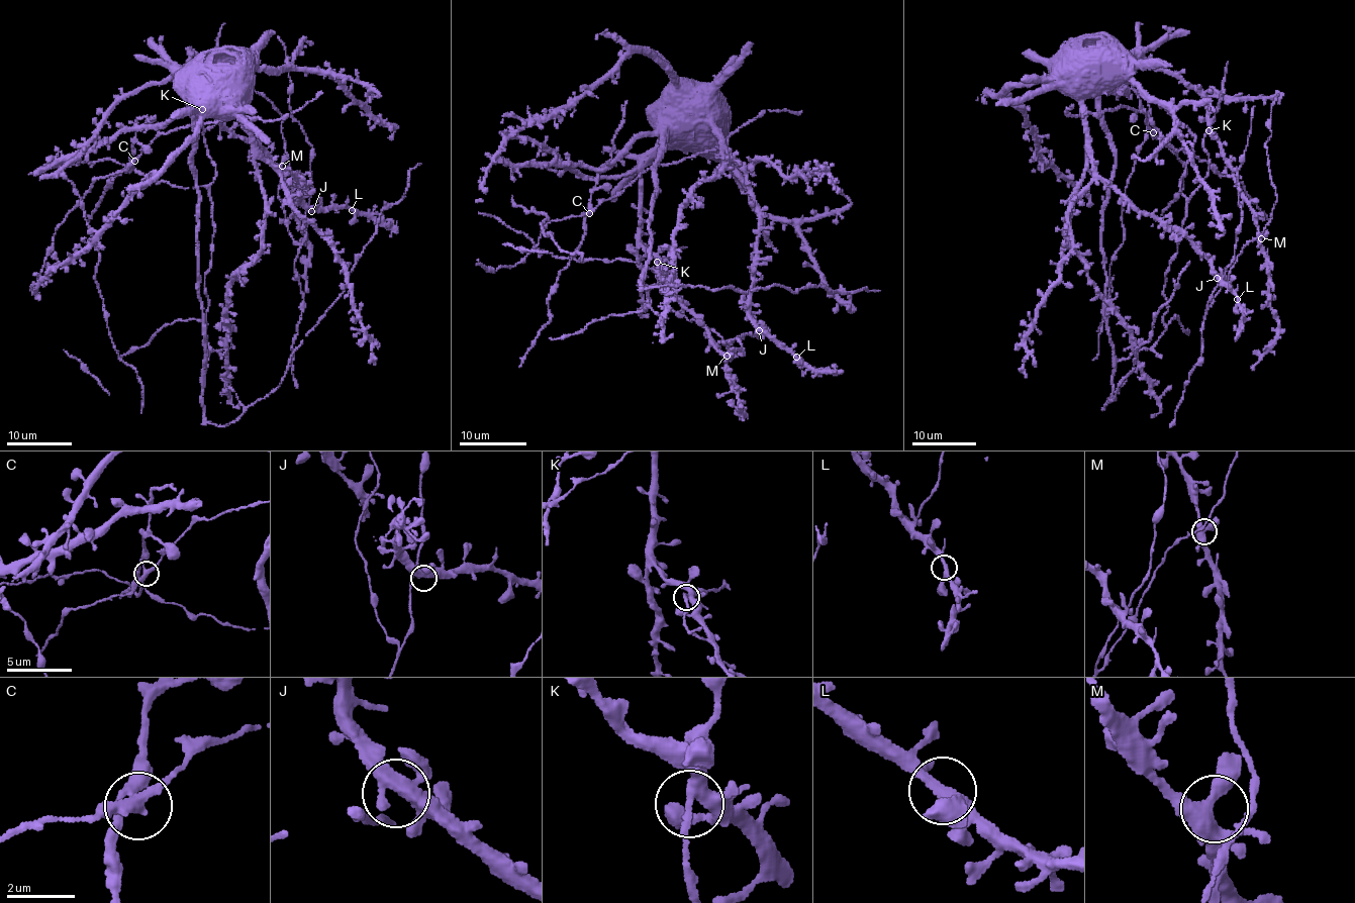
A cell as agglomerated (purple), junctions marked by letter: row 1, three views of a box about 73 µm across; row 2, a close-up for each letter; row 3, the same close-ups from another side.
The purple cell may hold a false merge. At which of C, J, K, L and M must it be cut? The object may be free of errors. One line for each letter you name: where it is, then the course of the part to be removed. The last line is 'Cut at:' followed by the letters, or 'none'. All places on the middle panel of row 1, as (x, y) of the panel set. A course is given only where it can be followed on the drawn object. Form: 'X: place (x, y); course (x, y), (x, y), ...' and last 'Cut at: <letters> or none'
C: place (589, 213); course (589, 213), (585, 215), (584, 237), (560, 273), (556, 290), (548, 301), (549, 319), (519, 367)
Cut at: C

